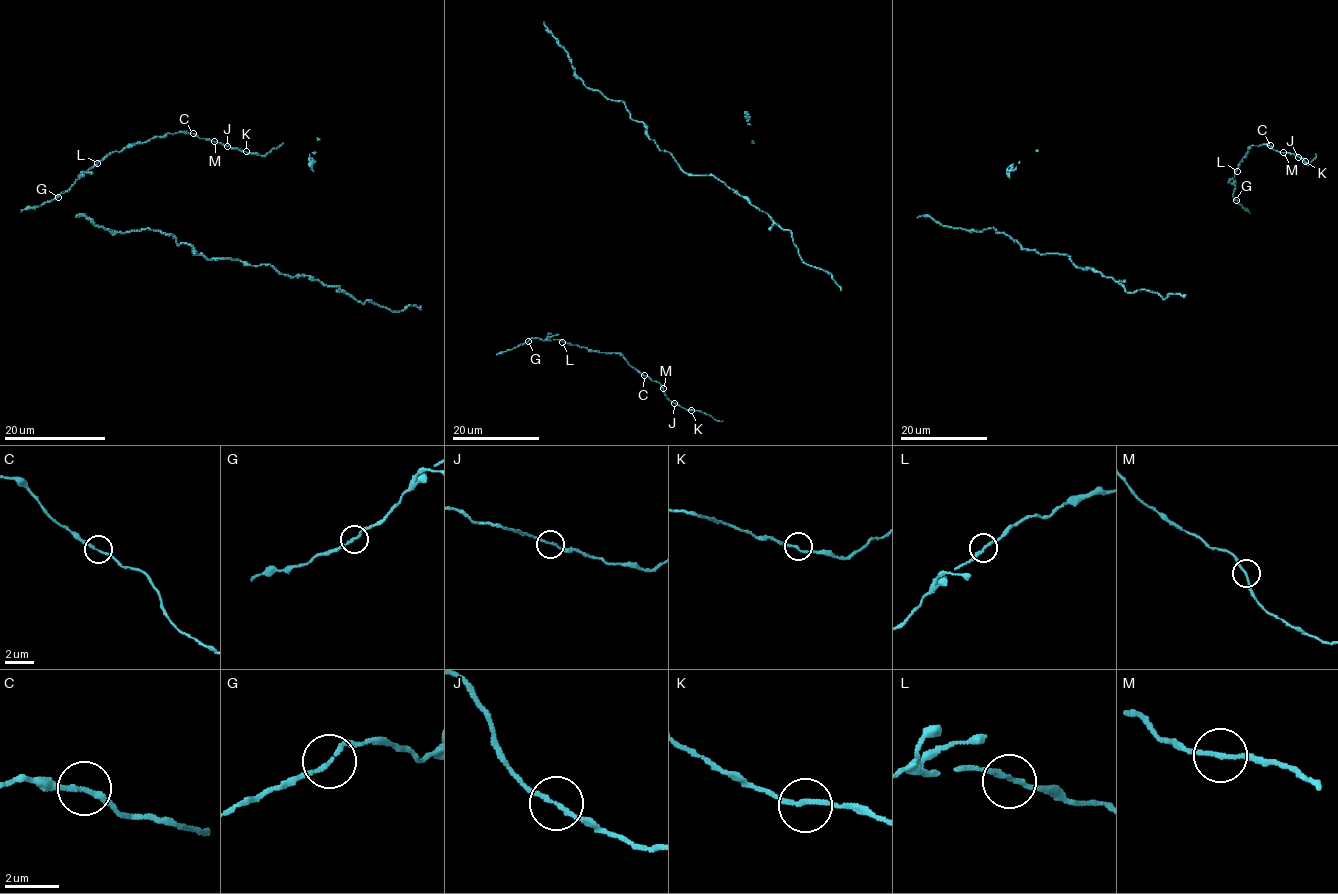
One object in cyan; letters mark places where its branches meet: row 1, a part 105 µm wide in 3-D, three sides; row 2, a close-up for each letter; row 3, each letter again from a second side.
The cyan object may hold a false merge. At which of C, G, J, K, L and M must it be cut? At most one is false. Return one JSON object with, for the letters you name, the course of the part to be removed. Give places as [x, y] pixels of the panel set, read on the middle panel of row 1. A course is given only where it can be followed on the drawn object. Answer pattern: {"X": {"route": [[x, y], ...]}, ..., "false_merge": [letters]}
{"G": {"route": [[528, 340], [496, 355]]}, "false_merge": ["G"]}

